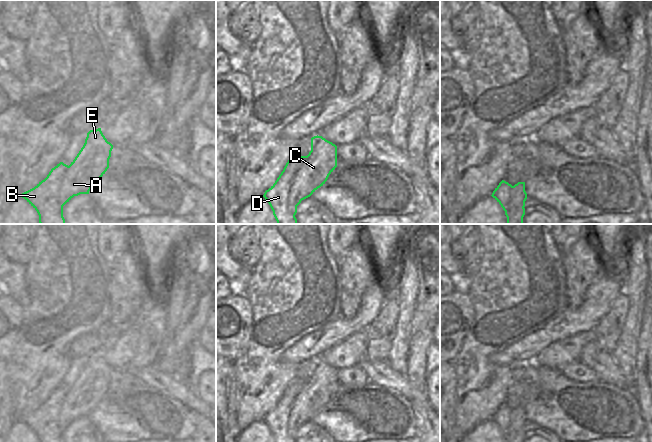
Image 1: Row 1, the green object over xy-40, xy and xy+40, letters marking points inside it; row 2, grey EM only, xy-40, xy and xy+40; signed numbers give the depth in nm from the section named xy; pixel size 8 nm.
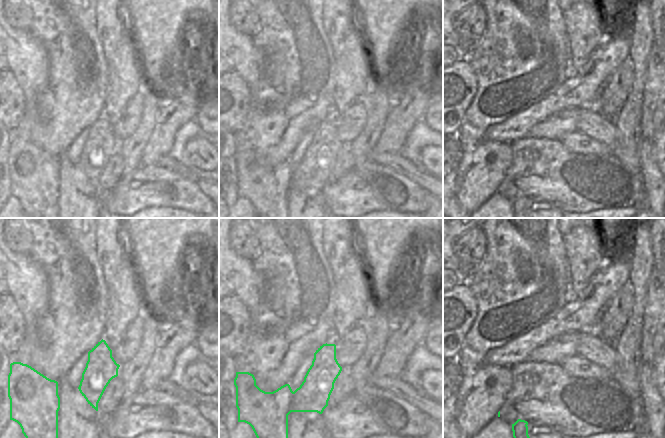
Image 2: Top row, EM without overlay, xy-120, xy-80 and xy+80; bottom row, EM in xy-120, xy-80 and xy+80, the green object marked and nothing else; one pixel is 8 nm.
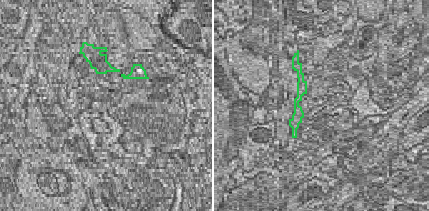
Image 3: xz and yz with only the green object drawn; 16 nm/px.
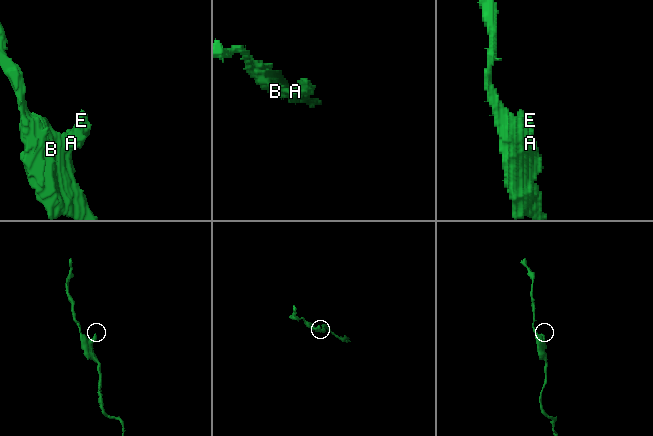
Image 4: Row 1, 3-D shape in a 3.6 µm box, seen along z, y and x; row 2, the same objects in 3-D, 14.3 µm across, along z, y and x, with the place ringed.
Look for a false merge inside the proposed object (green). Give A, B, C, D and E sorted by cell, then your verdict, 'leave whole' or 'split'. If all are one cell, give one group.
A C E / B D; split

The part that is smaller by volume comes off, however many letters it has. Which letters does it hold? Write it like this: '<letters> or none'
A, C, E

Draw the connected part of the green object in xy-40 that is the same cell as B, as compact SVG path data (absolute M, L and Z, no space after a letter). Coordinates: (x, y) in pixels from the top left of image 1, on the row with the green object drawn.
M60 162L34 188L20 194L38 213L40 224L65 224L61 185L68 165Z

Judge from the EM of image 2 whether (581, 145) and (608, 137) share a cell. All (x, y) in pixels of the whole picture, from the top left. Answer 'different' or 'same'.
different

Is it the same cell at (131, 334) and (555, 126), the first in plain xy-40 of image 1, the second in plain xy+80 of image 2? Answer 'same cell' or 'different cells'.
same cell

